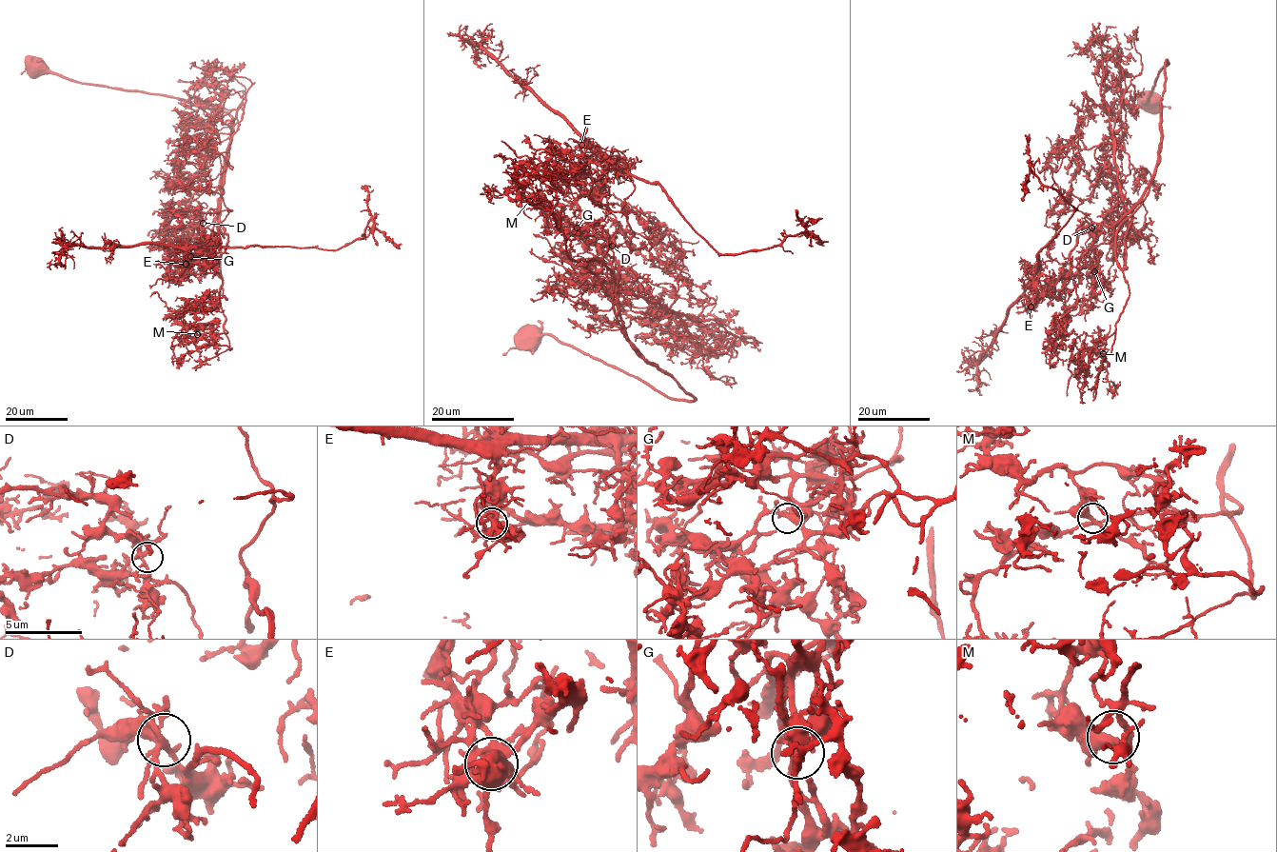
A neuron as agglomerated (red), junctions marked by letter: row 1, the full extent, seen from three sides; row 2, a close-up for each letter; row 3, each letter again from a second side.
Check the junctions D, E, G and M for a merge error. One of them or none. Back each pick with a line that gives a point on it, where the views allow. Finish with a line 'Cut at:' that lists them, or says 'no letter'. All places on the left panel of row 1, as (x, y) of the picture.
E: Place: (186, 264)
Cut at: E

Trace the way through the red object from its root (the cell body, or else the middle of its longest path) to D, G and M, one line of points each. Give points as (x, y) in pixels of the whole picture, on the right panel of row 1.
D: (1149, 98), (1166, 60), (1153, 179), (1130, 209), (1124, 200), (1132, 209), (1128, 231), (1106, 243), (1091, 227)
G: (1149, 98), (1166, 60), (1154, 177), (1130, 209), (1124, 200), (1132, 222), (1094, 247), (1094, 271)
M: (1149, 98), (1143, 102), (1166, 60), (1159, 164), (1148, 195), (1116, 234), (1116, 263), (1129, 297), (1103, 353)

